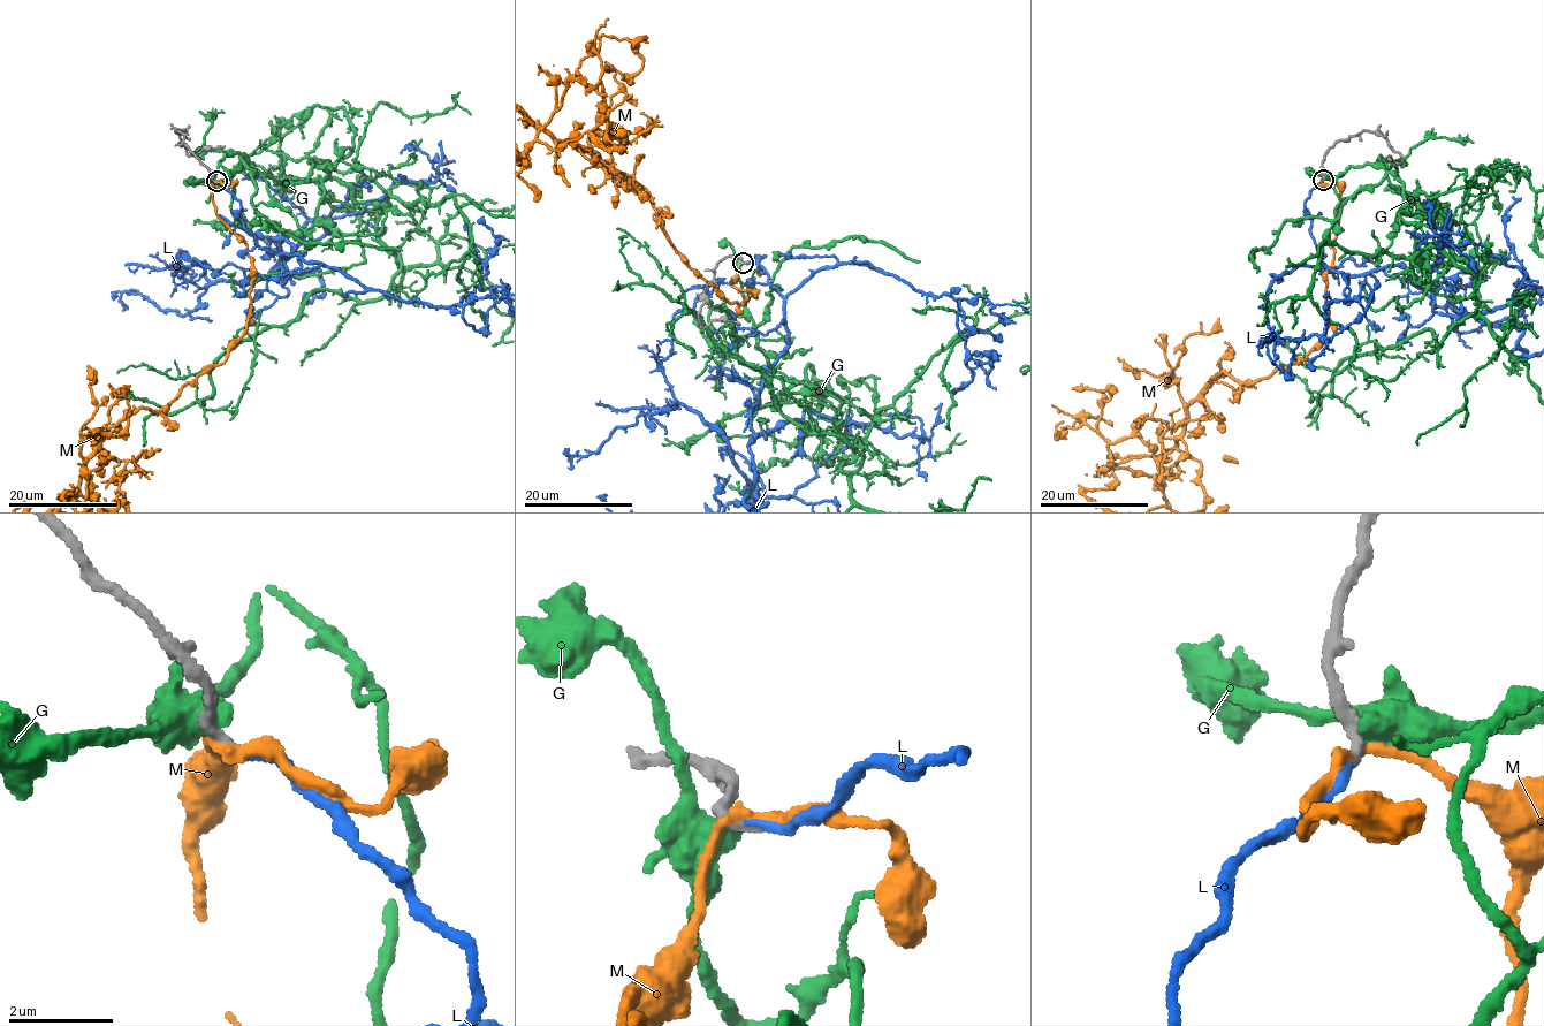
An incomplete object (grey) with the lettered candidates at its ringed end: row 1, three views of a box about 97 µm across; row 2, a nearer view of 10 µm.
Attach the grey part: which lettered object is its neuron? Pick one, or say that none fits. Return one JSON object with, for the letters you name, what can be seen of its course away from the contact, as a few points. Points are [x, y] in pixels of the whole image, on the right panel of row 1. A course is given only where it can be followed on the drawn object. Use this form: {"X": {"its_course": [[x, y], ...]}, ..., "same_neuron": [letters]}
{"same_neuron": ["L"]}

